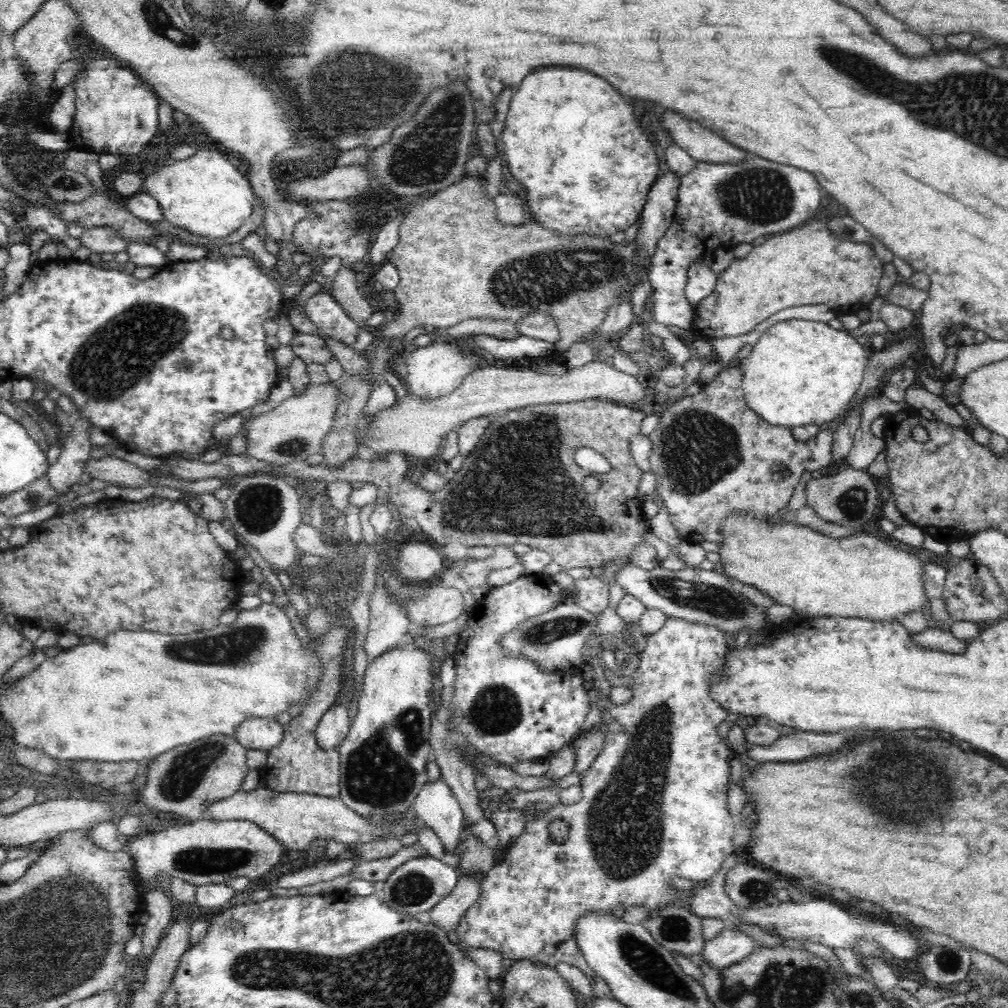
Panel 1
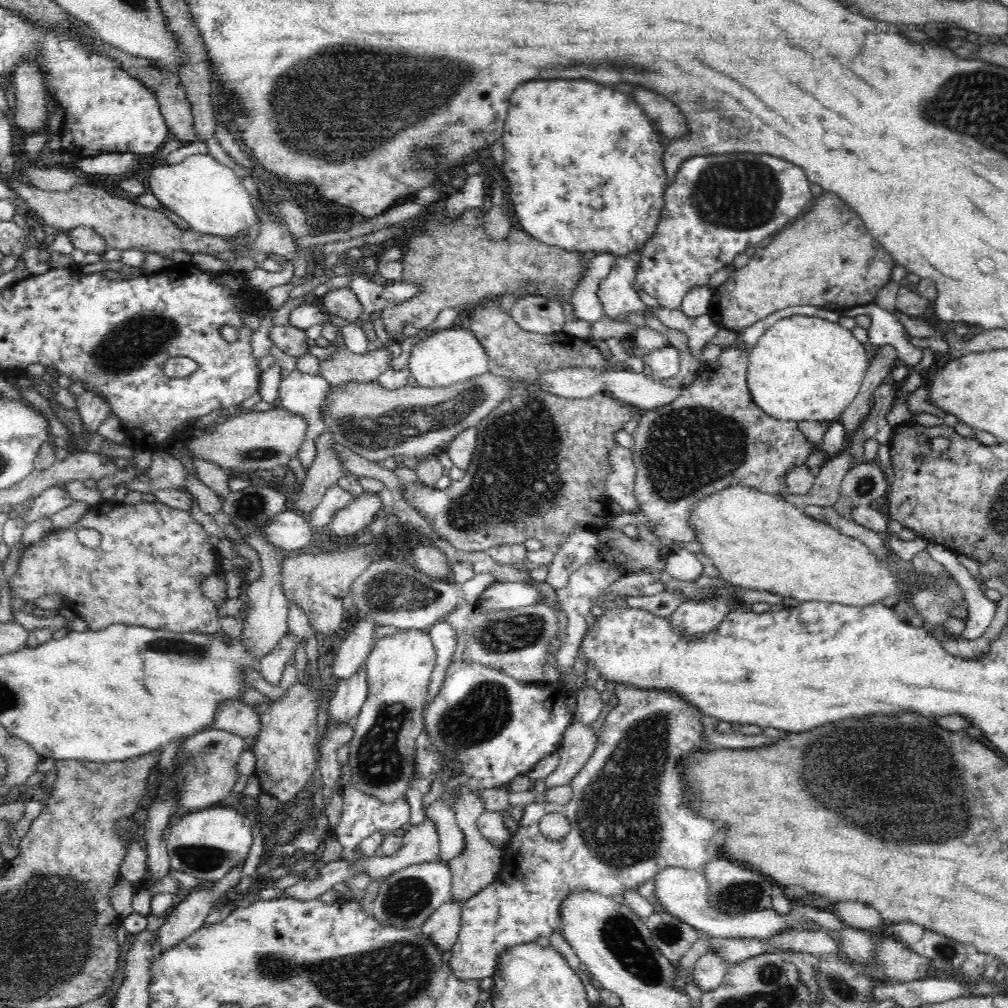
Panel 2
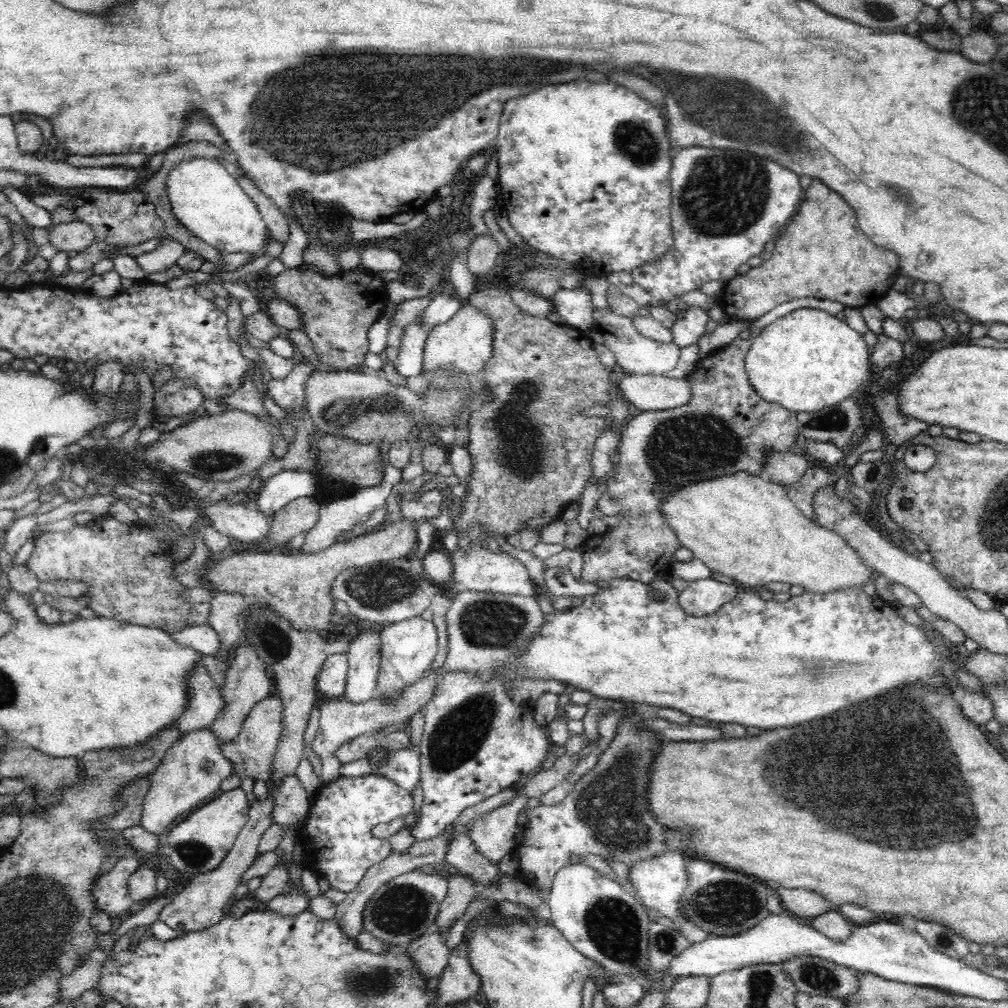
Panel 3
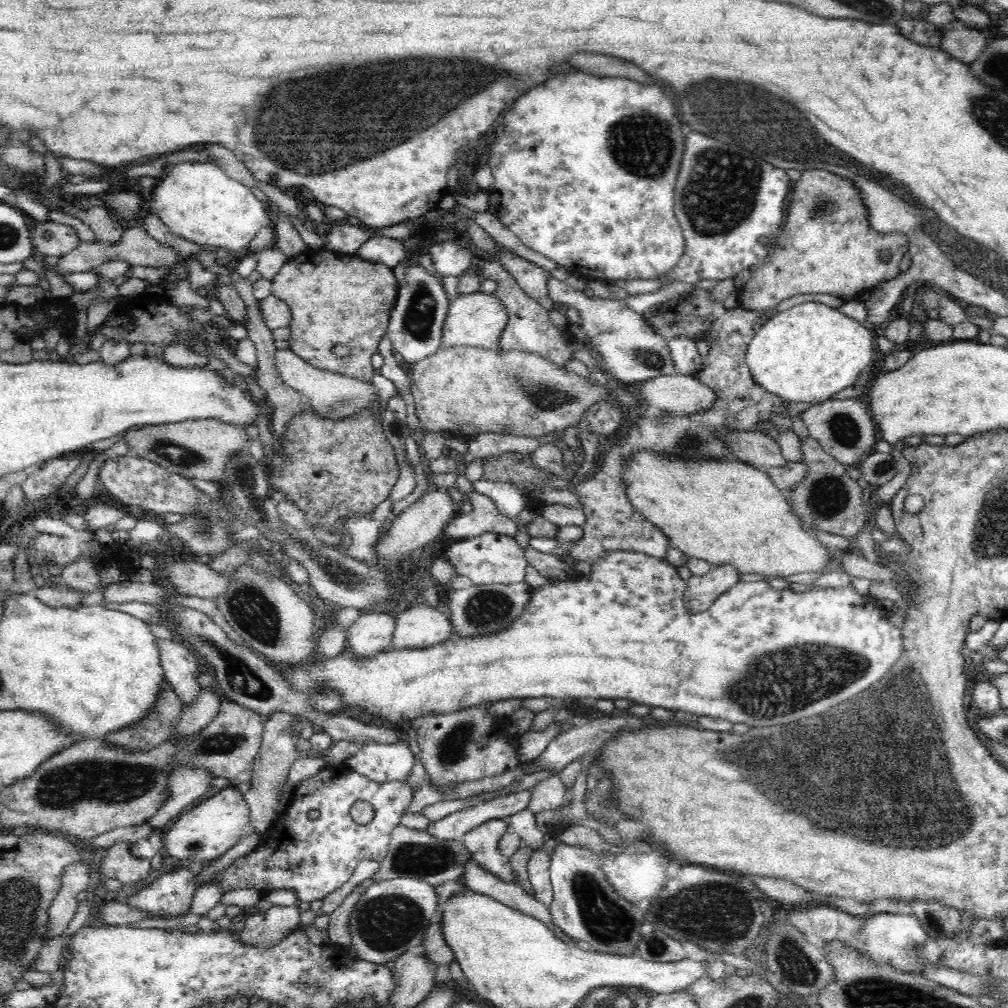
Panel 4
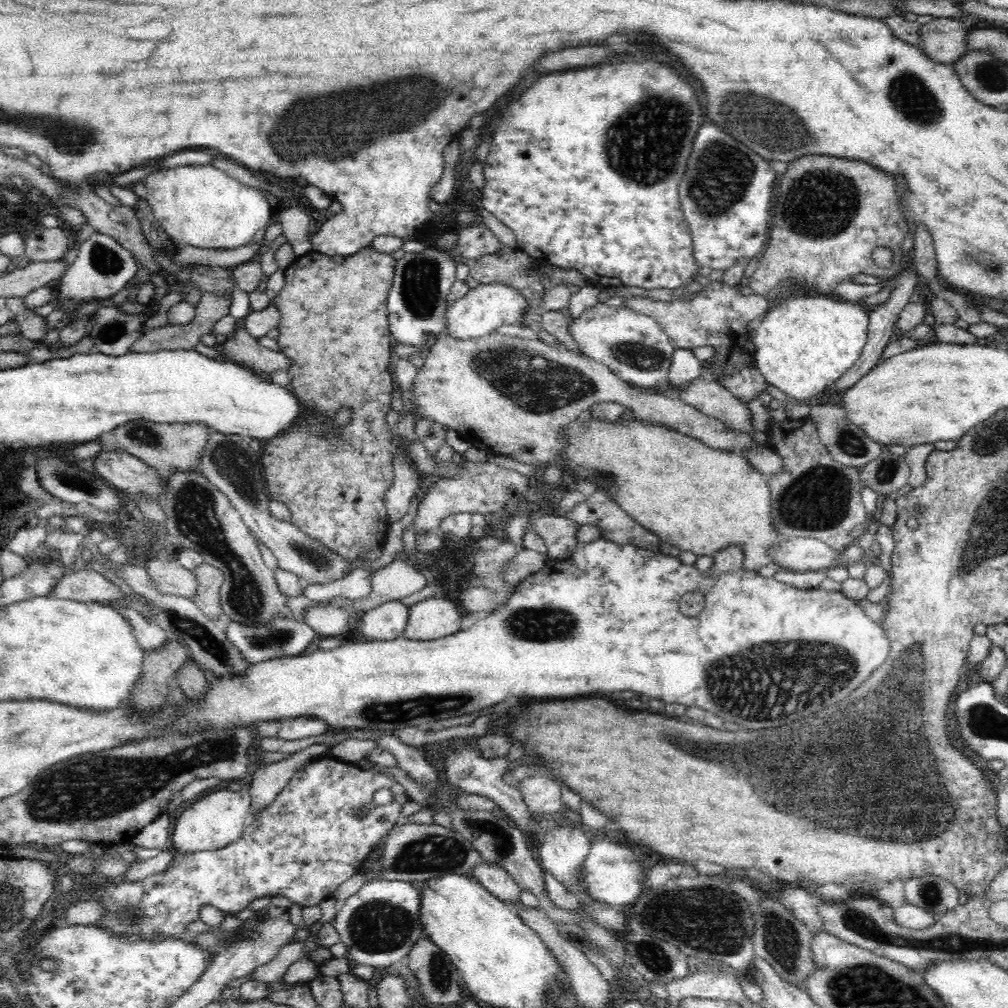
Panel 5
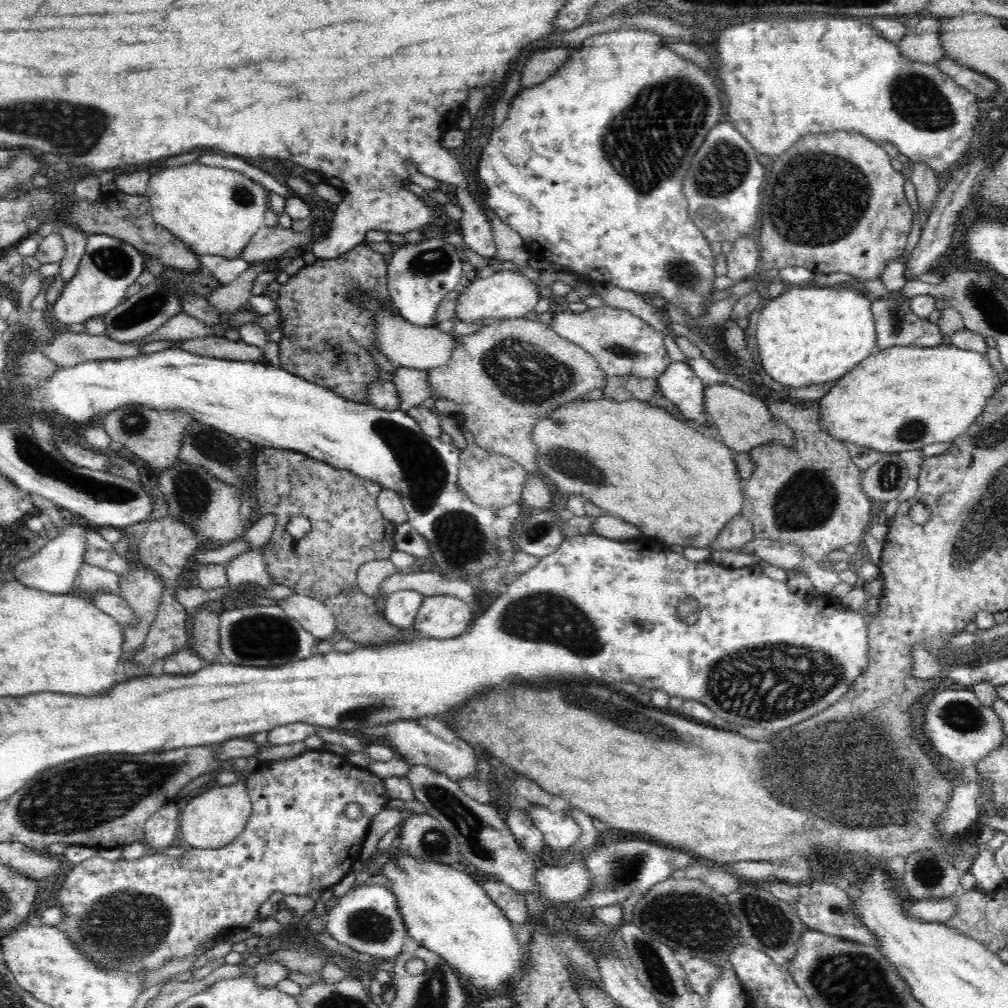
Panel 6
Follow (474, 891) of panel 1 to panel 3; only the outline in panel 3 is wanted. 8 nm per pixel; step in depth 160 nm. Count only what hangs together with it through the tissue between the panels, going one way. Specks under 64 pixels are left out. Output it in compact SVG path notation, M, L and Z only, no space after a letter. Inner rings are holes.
M434 927L422 936L415 938L408 947L409 956L417 963L421 976L426 979L440 977L450 958L450 950L446 946L446 934Z

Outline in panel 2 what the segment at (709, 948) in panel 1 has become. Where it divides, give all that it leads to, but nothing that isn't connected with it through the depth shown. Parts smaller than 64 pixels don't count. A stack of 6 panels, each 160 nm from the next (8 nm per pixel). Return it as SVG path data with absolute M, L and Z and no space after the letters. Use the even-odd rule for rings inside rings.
M708 950L694 968L692 977L694 983L702 989L702 992L714 990L724 980L727 970L733 964L727 964L721 956L718 956L713 950Z

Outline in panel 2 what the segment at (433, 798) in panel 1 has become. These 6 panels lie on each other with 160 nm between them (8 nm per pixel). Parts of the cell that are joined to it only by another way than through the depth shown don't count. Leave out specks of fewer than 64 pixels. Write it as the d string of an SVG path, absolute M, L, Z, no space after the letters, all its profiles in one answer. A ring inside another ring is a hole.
M438 798L425 810L425 817L434 822L436 829L438 829L438 838L440 838L438 859L442 862L449 862L458 854L462 854L462 850L466 846L464 845L466 837L458 827L455 811L452 811L452 807L444 799Z

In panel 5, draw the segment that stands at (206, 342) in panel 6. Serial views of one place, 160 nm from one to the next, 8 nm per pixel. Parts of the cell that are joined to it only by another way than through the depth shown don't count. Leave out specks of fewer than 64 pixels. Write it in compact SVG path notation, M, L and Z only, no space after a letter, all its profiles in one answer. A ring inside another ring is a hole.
M244 318L235 322L235 337L226 340L224 344L217 344L213 355L246 364L254 372L263 375L288 371L293 366L292 360L280 350L270 350L260 346L259 342L244 329Z

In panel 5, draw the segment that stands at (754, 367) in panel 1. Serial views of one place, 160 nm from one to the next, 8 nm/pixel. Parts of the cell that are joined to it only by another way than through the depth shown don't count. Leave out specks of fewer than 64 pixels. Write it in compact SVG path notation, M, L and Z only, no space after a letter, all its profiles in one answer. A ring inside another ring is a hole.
M835 294L817 296L788 297L782 304L770 308L754 330L753 344L755 366L765 377L768 385L779 388L791 400L811 402L815 394L821 394L832 387L840 378L856 365L866 347L869 338L869 313L871 311L862 302L850 303Z

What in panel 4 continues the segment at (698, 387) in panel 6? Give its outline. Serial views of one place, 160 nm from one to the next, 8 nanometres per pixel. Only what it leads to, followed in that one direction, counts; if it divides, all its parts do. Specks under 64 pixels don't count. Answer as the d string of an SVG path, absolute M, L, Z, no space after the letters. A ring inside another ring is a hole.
M676 336L667 342L678 374L696 376L702 370L702 358L692 338Z

